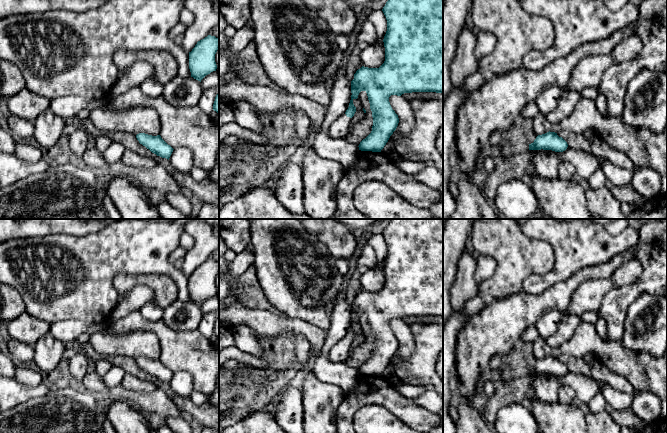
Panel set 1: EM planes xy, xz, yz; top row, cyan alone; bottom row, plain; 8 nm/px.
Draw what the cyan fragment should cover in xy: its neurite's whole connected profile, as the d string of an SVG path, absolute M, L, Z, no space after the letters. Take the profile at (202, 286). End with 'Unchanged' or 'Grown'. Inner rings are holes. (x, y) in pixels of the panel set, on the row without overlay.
M208 259L197 266L189 276L189 293L191 301L201 304L213 295L216 295L215 278L219 273L219 263Z. Unchanged

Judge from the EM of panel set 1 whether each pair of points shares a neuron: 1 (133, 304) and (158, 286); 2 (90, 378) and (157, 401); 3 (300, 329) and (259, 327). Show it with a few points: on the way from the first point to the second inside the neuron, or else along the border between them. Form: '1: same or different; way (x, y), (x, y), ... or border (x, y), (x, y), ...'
1: different; border (129, 291), (144, 284), (152, 290), (154, 298)
2: same; way (107, 390), (109, 392), (121, 392), (140, 399)
3: same; way (290, 326), (269, 326)

